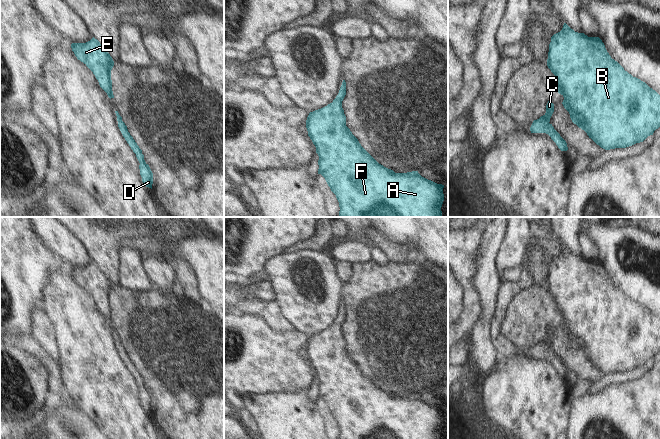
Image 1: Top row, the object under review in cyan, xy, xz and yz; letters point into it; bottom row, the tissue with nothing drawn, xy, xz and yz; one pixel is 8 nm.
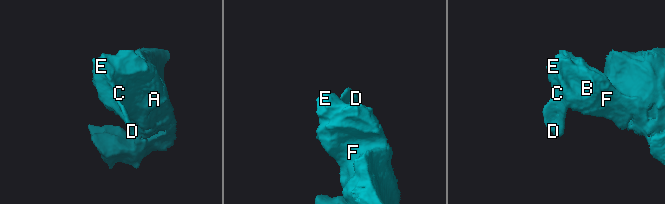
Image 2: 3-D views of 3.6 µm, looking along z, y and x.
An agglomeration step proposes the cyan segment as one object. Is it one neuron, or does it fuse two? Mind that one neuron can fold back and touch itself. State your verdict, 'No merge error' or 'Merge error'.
No merge error

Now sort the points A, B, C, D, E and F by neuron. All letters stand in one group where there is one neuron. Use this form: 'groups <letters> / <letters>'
groups A B C D E F

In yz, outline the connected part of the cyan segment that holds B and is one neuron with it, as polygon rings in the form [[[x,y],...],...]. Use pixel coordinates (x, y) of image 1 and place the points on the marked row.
[[[564,23],[562,30],[551,37],[547,66],[555,75],[558,93],[564,97],[562,104],[569,112],[572,122],[584,130],[589,138],[591,138],[601,148],[610,150],[632,146],[636,143],[643,142],[648,136],[653,135],[654,131],[660,127],[660,95],[655,90],[650,88],[645,82],[633,77],[625,71],[617,61],[612,59],[607,52],[604,43],[599,37],[588,37],[584,33],[575,32],[566,23]]]

